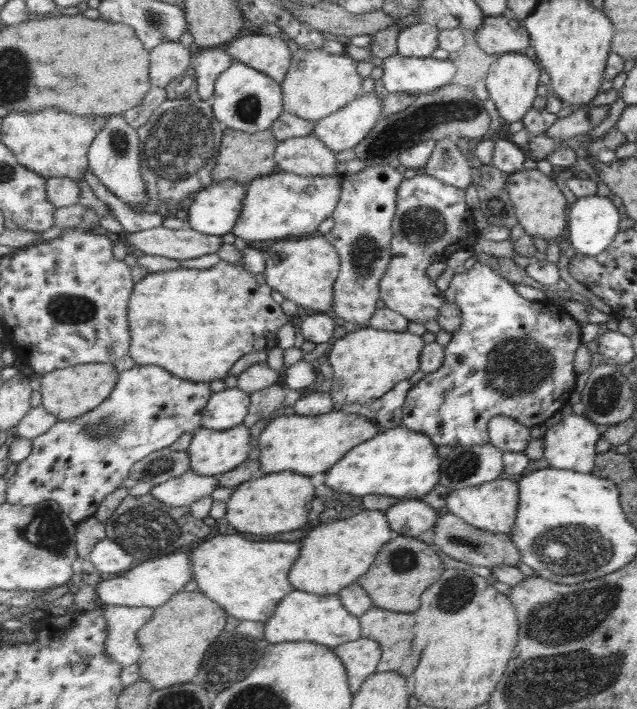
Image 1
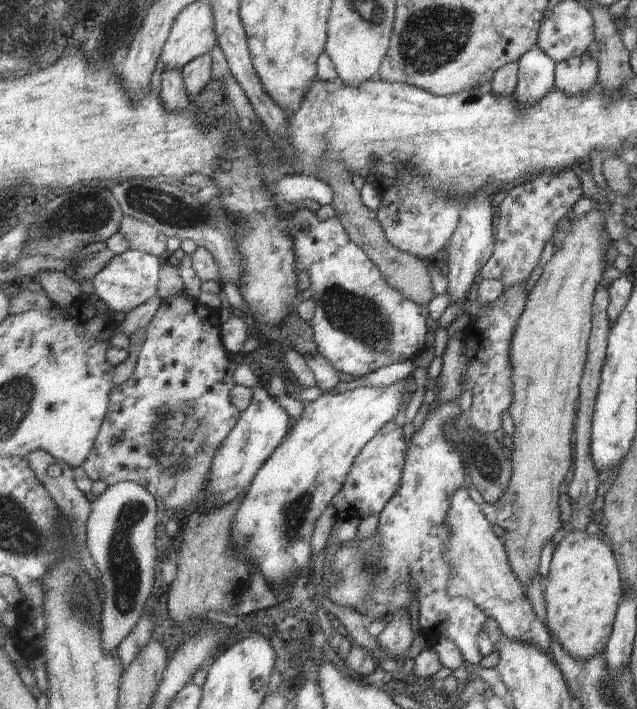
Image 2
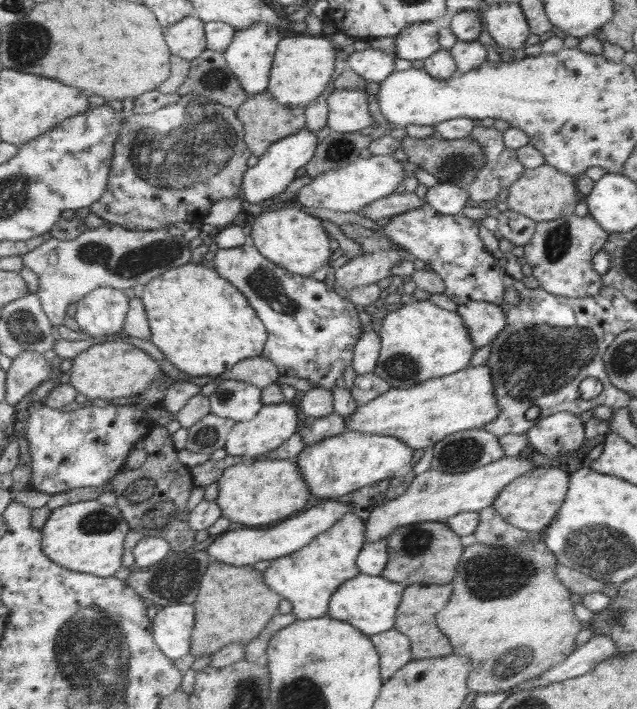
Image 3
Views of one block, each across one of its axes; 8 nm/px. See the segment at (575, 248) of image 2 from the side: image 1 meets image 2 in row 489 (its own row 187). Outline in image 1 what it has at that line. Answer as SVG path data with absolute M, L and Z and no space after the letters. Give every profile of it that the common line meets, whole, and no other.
M522 169L517 171L507 180L511 200L513 201L513 210L517 223L529 237L540 237L541 239L555 239L565 228L565 199L555 182L541 174L539 170Z

